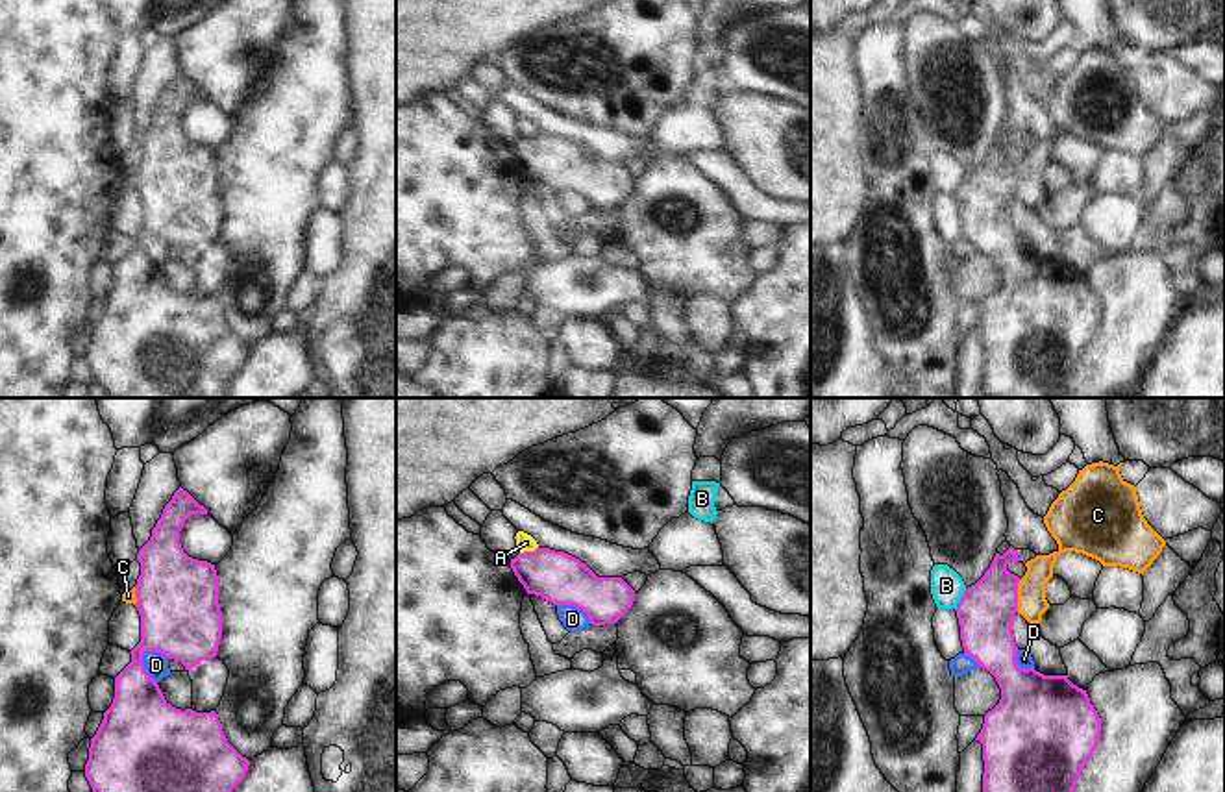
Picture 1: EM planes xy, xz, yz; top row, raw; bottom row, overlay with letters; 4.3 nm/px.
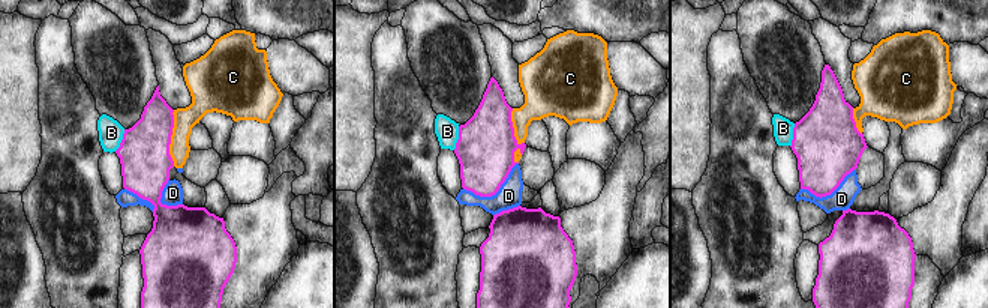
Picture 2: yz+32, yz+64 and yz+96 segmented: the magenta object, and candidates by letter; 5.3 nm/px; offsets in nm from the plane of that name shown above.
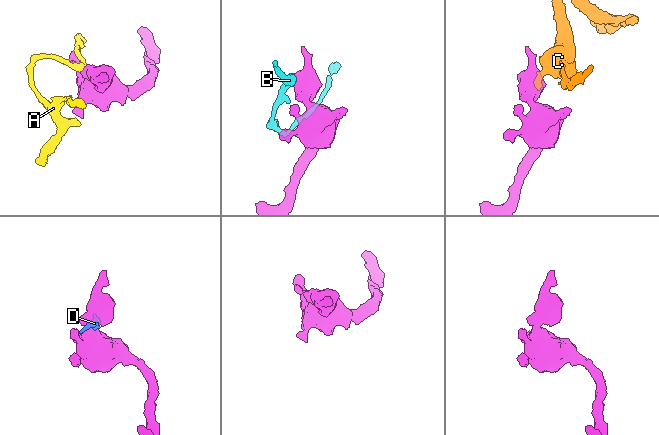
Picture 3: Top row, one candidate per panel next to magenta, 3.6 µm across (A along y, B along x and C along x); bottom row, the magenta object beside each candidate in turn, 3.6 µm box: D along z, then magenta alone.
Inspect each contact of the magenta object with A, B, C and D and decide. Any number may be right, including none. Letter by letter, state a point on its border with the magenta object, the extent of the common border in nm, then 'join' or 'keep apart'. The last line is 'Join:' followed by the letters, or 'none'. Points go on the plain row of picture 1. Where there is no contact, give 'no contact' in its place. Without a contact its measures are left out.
A: meets magenta in xz at (528, 137); contact 90 nm long; keep apart
B: meets magenta in yz at (961, 185); contact 110 nm long; keep apart
C: meets magenta in yz at (1016, 182); contact 140 nm long; keep apart
D: meets magenta in xy at (143, 252); contact 160 nm long; keep apart
Join: none

